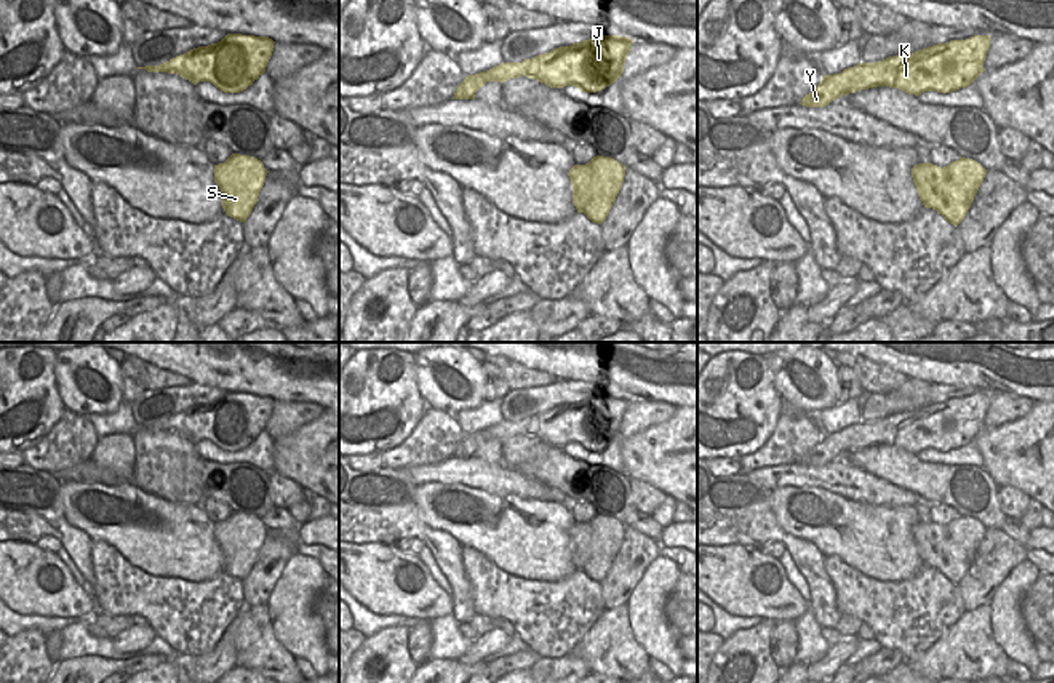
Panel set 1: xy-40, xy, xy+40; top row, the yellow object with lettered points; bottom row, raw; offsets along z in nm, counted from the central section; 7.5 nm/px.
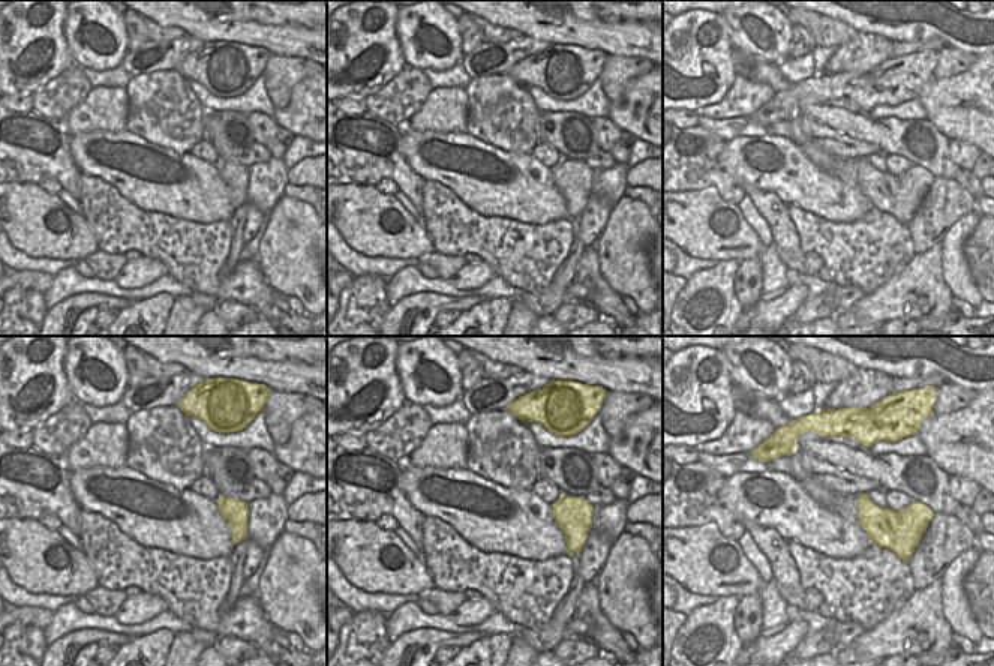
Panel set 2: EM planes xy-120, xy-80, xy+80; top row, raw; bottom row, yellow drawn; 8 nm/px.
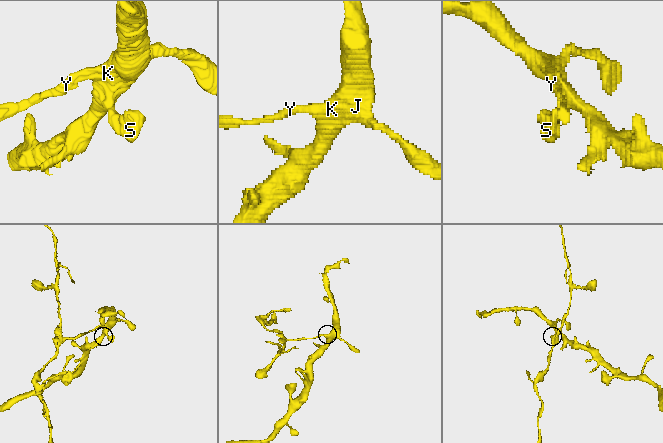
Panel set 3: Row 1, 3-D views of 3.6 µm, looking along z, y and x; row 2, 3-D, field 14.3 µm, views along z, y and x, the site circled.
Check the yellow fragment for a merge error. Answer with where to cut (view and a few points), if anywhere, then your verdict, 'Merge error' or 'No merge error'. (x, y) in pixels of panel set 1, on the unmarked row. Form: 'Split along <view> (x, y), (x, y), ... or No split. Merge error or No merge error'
Split along xy+40 (862, 423), (862, 429), (848, 442), (848, 451). Merge error.

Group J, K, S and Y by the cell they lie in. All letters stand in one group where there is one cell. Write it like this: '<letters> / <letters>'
J K S / Y

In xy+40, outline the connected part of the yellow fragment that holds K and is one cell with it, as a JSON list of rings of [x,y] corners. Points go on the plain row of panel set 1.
[[[974,393],[878,421],[864,421],[864,430],[852,435],[848,451],[889,445],[920,454],[924,449],[945,453],[966,446],[985,429],[990,398],[990,393]]]

